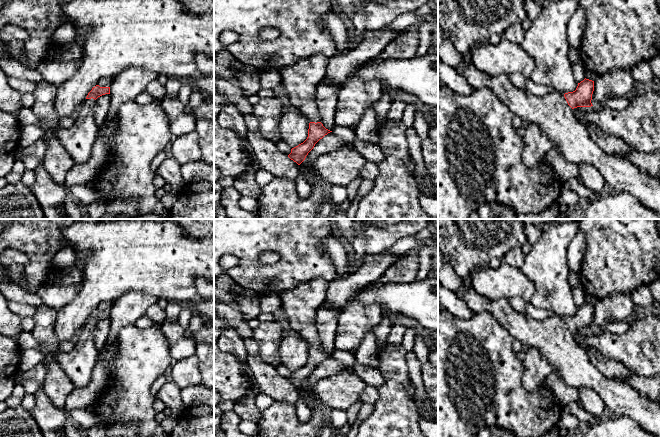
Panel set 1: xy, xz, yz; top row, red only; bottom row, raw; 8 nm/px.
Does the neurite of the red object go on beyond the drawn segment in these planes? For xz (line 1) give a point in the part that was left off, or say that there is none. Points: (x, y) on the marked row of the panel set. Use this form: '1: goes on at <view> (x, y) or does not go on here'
1: goes on at xz (300, 80)

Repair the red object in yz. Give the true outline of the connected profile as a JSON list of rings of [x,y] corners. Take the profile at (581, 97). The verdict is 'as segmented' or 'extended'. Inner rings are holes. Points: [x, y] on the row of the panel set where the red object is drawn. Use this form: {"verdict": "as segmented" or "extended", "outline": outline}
{"verdict": "extended", "outline": [[[473,63],[462,66],[460,71],[473,89],[487,87],[503,102],[515,116],[527,123],[535,123],[548,135],[554,149],[559,151],[566,161],[572,164],[591,164],[603,176],[605,183],[616,192],[628,192],[634,195],[647,208],[660,214],[660,180],[641,172],[634,164],[624,158],[615,158],[605,154],[591,139],[588,126],[579,122],[573,112],[577,107],[591,107],[594,81],[584,79],[575,91],[565,93],[552,92],[545,96],[528,94],[524,89],[514,86],[508,74],[493,77],[478,70]]]}

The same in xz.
{"verdict": "extended", "outline": [[[316,54],[278,69],[282,76],[282,85],[287,91],[286,102],[297,108],[310,121],[307,139],[292,148],[288,155],[298,165],[305,160],[320,139],[332,132],[320,122],[316,105],[316,88],[326,75],[328,62],[328,57]]]}

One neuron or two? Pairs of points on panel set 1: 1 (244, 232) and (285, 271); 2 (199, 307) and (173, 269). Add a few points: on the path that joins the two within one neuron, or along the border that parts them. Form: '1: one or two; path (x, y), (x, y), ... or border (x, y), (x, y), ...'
1: one; path (258, 232), (263, 232), (285, 254), (285, 257)
2: two; border (197, 279), (195, 288), (200, 299), (187, 304)

